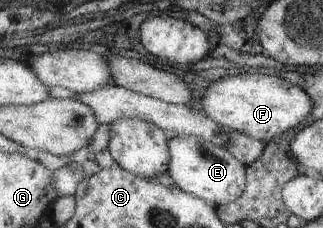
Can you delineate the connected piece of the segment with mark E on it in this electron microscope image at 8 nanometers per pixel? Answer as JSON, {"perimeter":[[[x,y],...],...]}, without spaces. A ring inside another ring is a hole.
{"perimeter":[[[177,135],[167,140],[169,161],[165,175],[171,178],[173,186],[188,194],[201,198],[212,206],[220,206],[241,195],[245,185],[245,166],[239,163],[223,147],[204,141],[201,137]]]}

